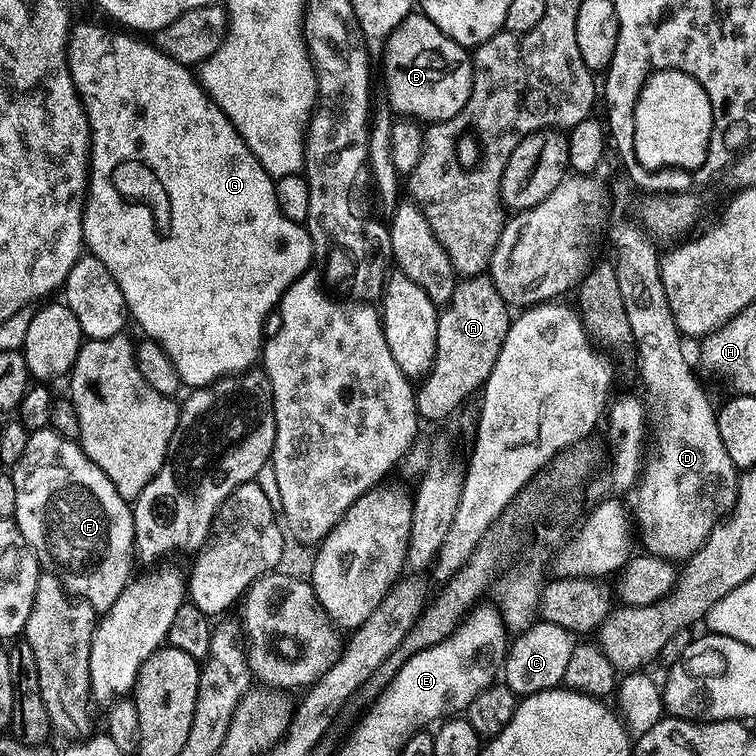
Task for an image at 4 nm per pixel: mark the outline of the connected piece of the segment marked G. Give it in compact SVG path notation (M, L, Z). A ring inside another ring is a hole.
M80 24L71 29L68 37L68 69L80 95L80 102L88 116L90 133L90 167L88 169L88 186L86 196L87 216L84 221L84 244L91 255L96 256L106 270L118 282L118 290L122 290L122 298L130 313L131 319L140 323L145 337L157 340L162 350L168 355L181 385L188 386L191 380L196 382L212 382L219 374L230 374L241 369L241 366L253 365L262 352L264 319L268 311L275 309L284 296L284 291L295 282L303 272L309 271L313 263L313 246L311 236L304 224L290 222L278 210L276 201L276 180L254 158L254 154L246 146L246 142L238 134L238 130L226 118L221 108L213 104L207 92L200 87L200 81L191 67L172 60L167 51L161 50L151 43L143 44L135 40L135 35L115 36L96 24ZM144 168L148 168L149 176L144 176Z

